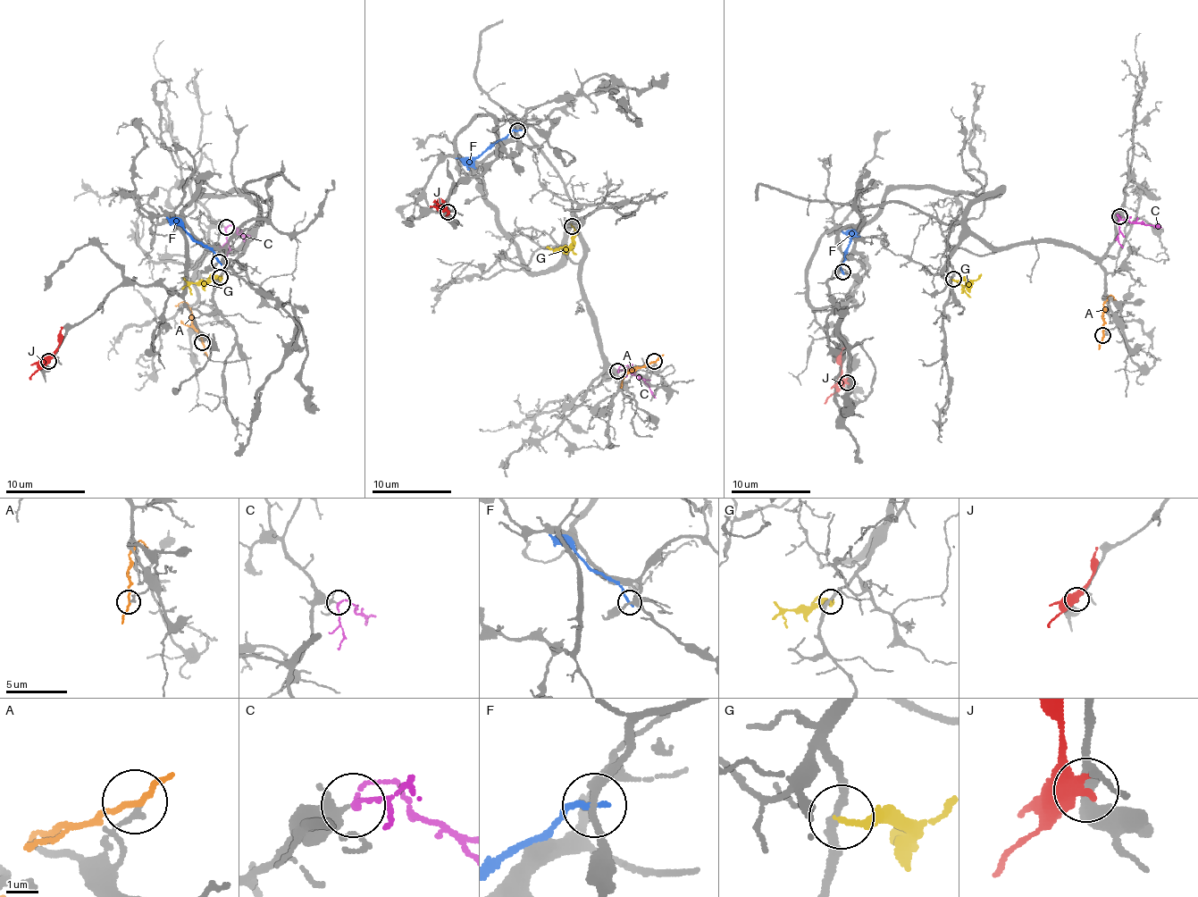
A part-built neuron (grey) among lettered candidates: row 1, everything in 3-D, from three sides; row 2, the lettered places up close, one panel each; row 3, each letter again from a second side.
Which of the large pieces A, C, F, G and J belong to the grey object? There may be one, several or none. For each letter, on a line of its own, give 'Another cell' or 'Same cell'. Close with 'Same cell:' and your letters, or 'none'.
A: Another cell
C: Same cell
F: Another cell
G: Another cell
J: Another cell
Same cell: C

